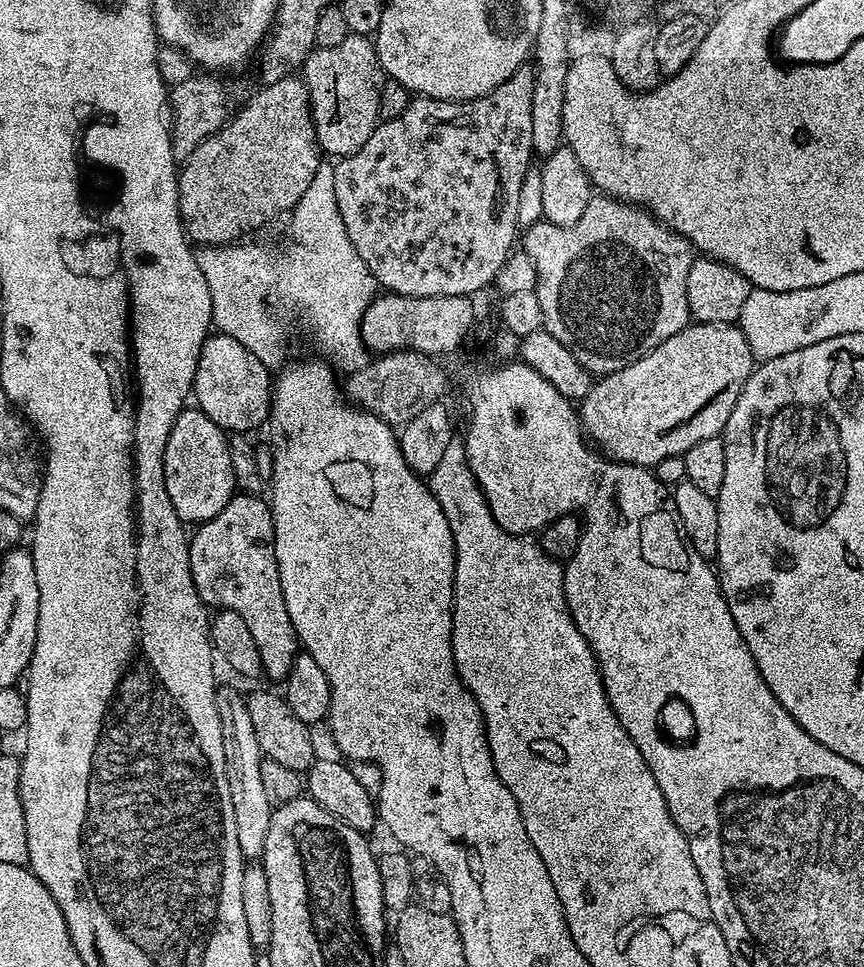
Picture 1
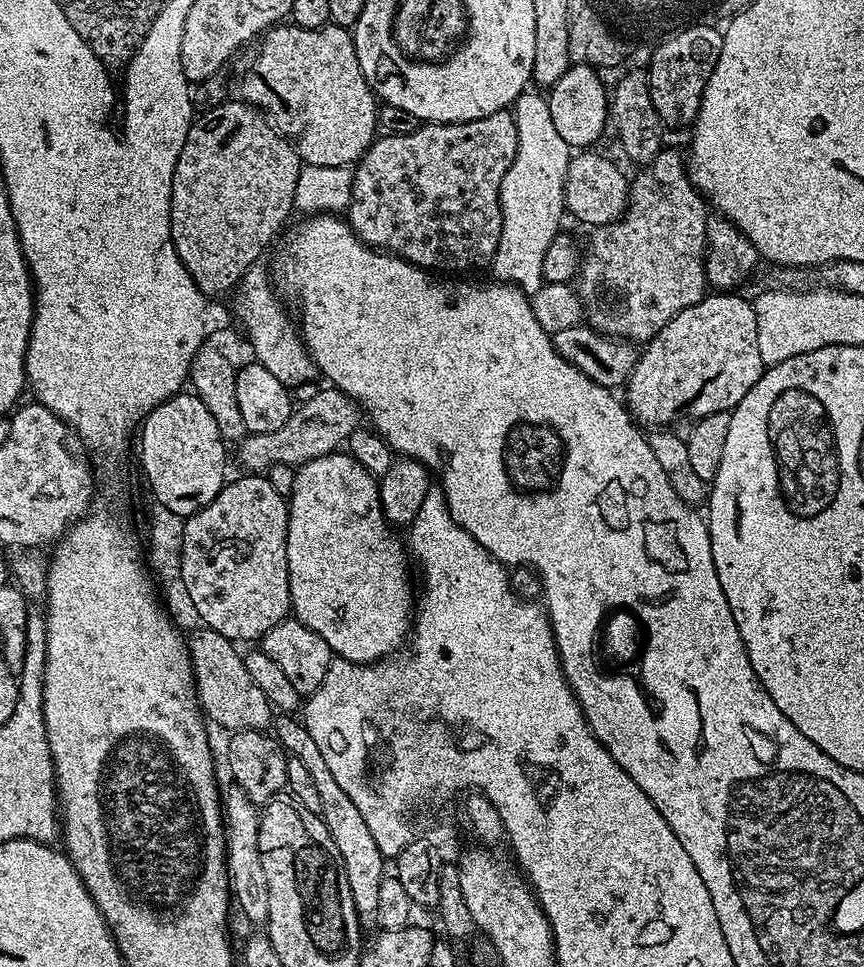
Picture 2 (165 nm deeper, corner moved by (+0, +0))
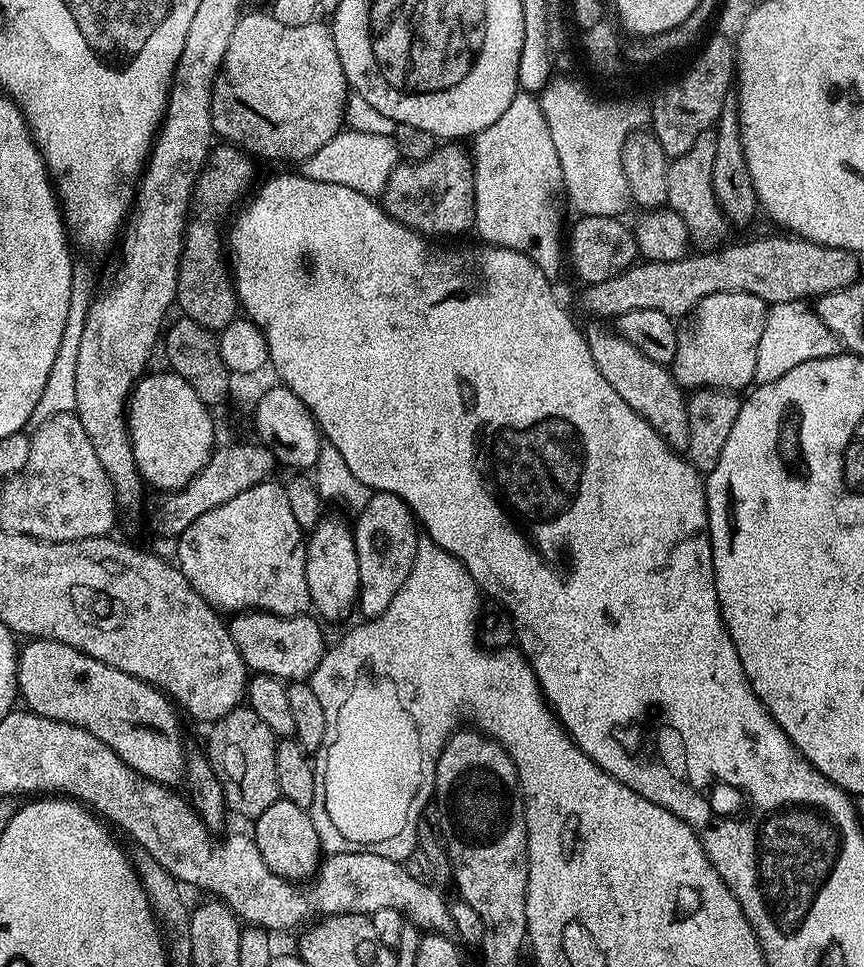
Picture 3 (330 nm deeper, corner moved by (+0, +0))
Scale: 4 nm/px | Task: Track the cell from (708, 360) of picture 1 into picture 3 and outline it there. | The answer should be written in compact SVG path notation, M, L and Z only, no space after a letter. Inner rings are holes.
M710 294L698 302L687 316L679 321L678 350L670 371L676 383L685 390L697 388L747 389L754 381L754 362L762 326L766 326L769 305L754 294Z

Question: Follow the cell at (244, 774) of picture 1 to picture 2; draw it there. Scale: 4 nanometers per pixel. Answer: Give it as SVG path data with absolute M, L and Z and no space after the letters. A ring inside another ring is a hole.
M232 786L229 787L229 792L226 792L222 798L222 815L224 818L224 848L228 858L228 885L230 887L230 896L234 901L235 907L236 904L240 907L240 912L249 920L252 924L260 924L260 926L267 925L268 915L270 914L270 889L266 887L266 873L262 870L262 854L258 850L258 830L260 829L260 813L261 809L257 805L253 804L252 799L238 787Z

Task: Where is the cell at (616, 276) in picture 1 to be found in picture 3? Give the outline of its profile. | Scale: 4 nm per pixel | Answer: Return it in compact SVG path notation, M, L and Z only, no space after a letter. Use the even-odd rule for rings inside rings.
M709 130L698 134L698 142L686 150L686 154L675 157L668 166L668 202L667 207L671 211L679 212L686 222L688 234L693 245L697 249L712 250L721 243L730 225L724 216L724 212L718 206L718 198L714 198L714 186L712 175L714 174L714 146L716 145L716 133Z

